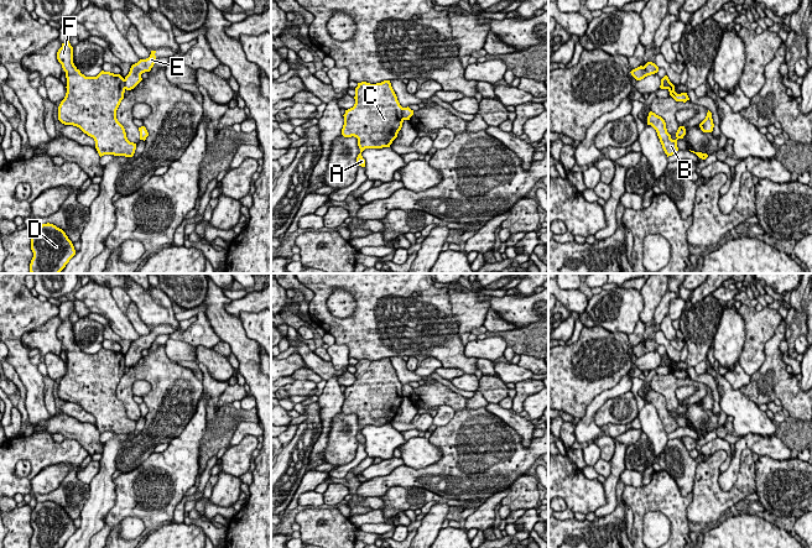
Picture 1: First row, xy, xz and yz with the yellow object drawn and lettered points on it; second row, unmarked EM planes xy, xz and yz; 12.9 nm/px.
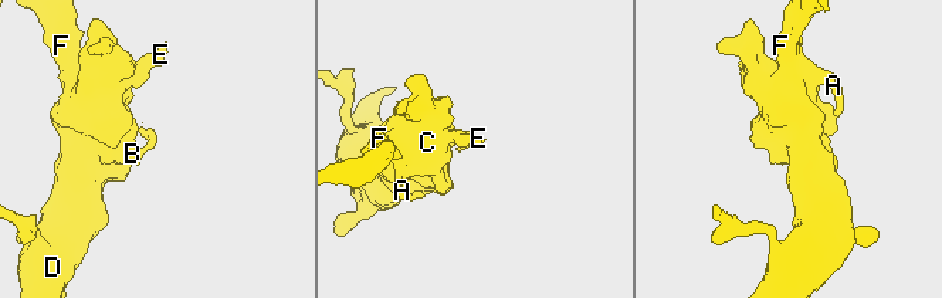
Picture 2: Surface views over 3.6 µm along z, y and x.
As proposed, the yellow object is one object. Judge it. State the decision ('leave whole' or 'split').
leave whole

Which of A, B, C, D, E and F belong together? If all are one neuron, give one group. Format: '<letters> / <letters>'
A B C D E F

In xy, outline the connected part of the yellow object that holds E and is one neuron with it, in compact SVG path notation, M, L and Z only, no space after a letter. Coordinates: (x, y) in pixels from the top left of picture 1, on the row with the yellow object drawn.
M69 40L62 43L57 52L57 59L62 64L67 78L67 93L58 106L58 120L64 125L79 127L84 134L93 137L99 156L114 155L132 157L136 143L126 137L124 126L116 119L116 110L124 99L126 90L134 89L141 80L141 74L150 72L156 62L156 51L146 59L140 59L132 64L129 74L123 78L120 74L102 71L97 77L85 77L73 63L73 47Z

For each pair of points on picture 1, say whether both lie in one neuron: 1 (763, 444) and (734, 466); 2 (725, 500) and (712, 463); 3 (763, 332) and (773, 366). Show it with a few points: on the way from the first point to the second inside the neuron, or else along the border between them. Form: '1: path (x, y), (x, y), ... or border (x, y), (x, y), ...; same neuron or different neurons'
1: path (753, 443), (745, 443), (738, 450), (737, 457); same neuron
2: path (717, 491), (712, 486), (712, 471); same neuron
3: border (782, 318), (775, 333), (765, 343); different neurons

